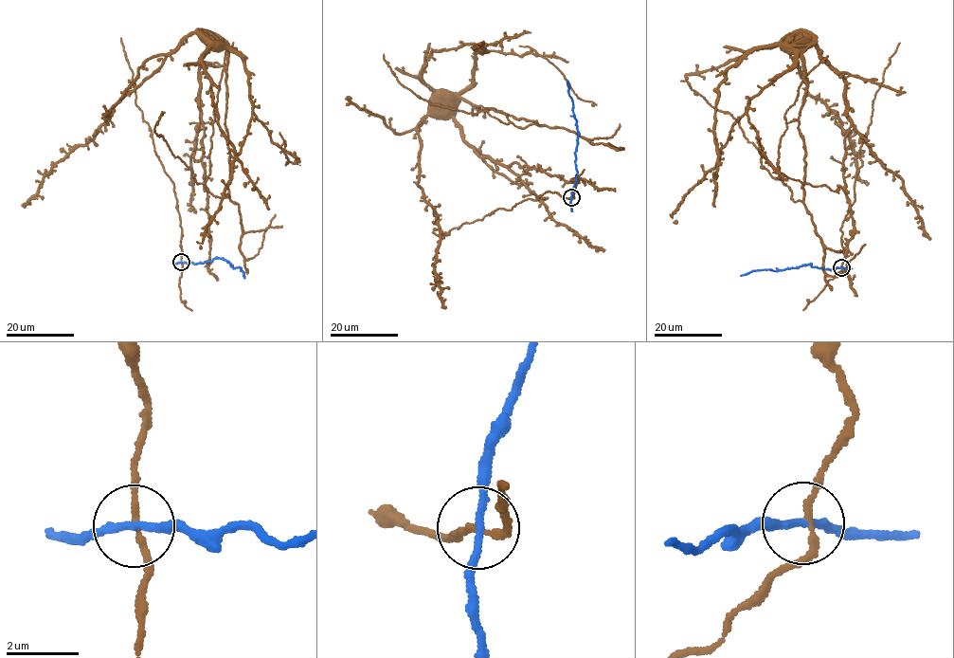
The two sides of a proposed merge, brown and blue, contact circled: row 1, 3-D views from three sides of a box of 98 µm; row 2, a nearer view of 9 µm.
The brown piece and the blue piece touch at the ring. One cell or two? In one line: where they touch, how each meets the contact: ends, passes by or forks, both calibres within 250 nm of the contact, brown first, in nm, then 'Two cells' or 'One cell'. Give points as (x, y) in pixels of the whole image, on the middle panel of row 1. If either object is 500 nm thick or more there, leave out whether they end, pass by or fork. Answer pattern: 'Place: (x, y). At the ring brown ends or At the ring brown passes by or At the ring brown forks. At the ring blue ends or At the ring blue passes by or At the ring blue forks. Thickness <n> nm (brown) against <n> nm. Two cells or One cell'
Place: (571, 197). At the ring brown passes by. At the ring blue passes by. Thickness 150 nm (brown) against 190 nm. Two cells

